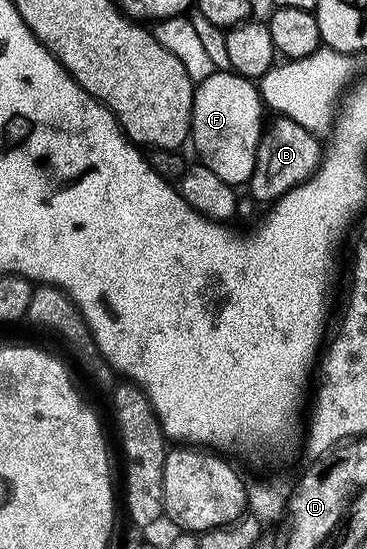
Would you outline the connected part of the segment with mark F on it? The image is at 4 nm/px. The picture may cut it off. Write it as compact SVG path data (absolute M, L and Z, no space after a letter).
M215 71L192 90L191 148L196 148L199 164L210 167L222 183L247 186L254 175L254 163L260 135L266 128L266 106L259 88L251 80L233 71Z

